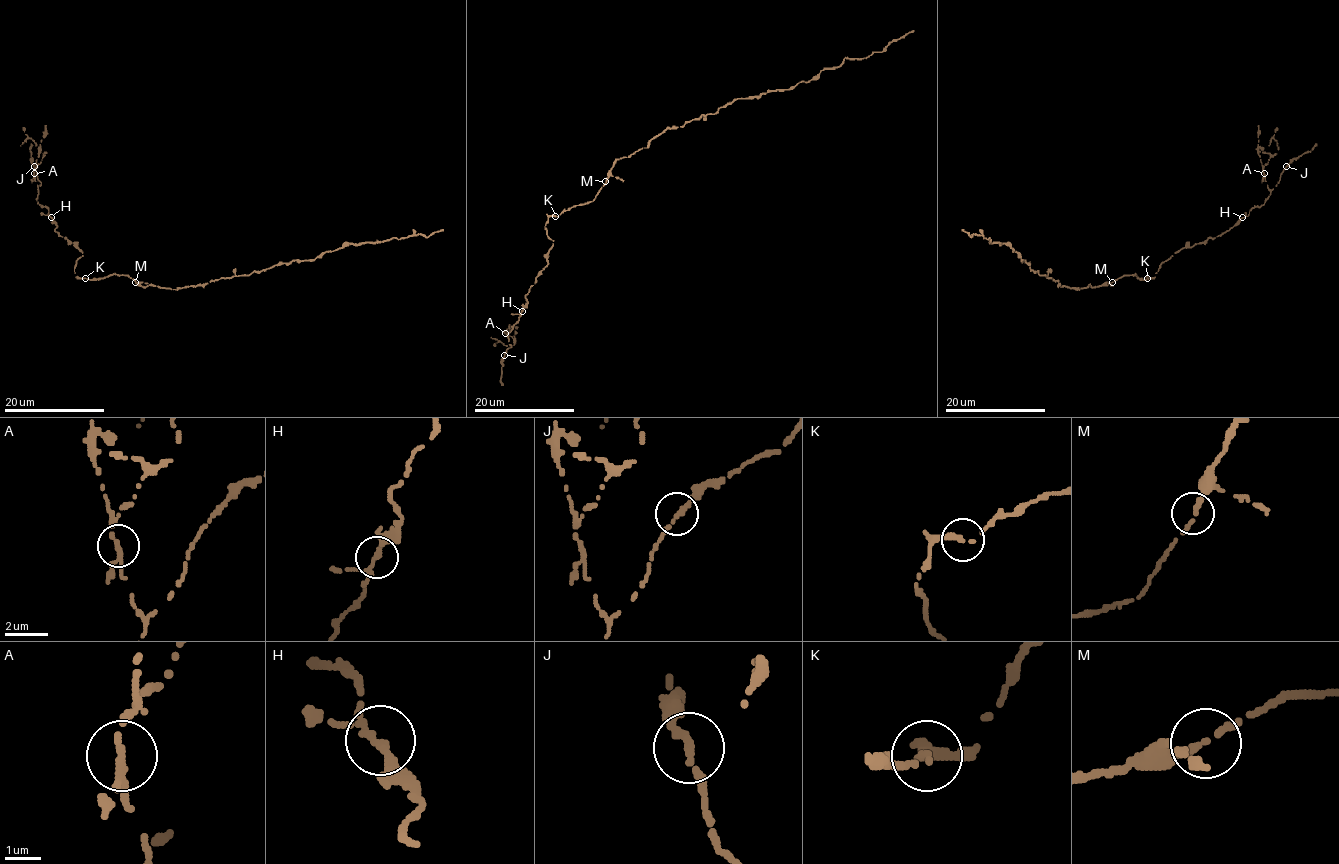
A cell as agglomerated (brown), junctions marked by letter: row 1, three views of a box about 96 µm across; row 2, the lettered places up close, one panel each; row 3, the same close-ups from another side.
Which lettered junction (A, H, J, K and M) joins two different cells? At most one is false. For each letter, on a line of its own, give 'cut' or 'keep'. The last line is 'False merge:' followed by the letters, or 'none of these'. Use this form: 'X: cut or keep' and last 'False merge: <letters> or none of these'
A: cut
H: keep
J: keep
K: keep
M: keep
False merge: A

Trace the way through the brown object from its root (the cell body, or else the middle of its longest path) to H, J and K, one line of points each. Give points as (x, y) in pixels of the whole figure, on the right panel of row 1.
H: (1097, 287), (1130, 274), (1144, 279), (1152, 278), (1160, 264), (1181, 248), (1222, 234), (1242, 217)
J: (1097, 287), (1130, 274), (1152, 278), (1160, 264), (1181, 248), (1229, 231), (1266, 201), (1286, 166)
K: (1097, 287), (1122, 276), (1147, 278)

